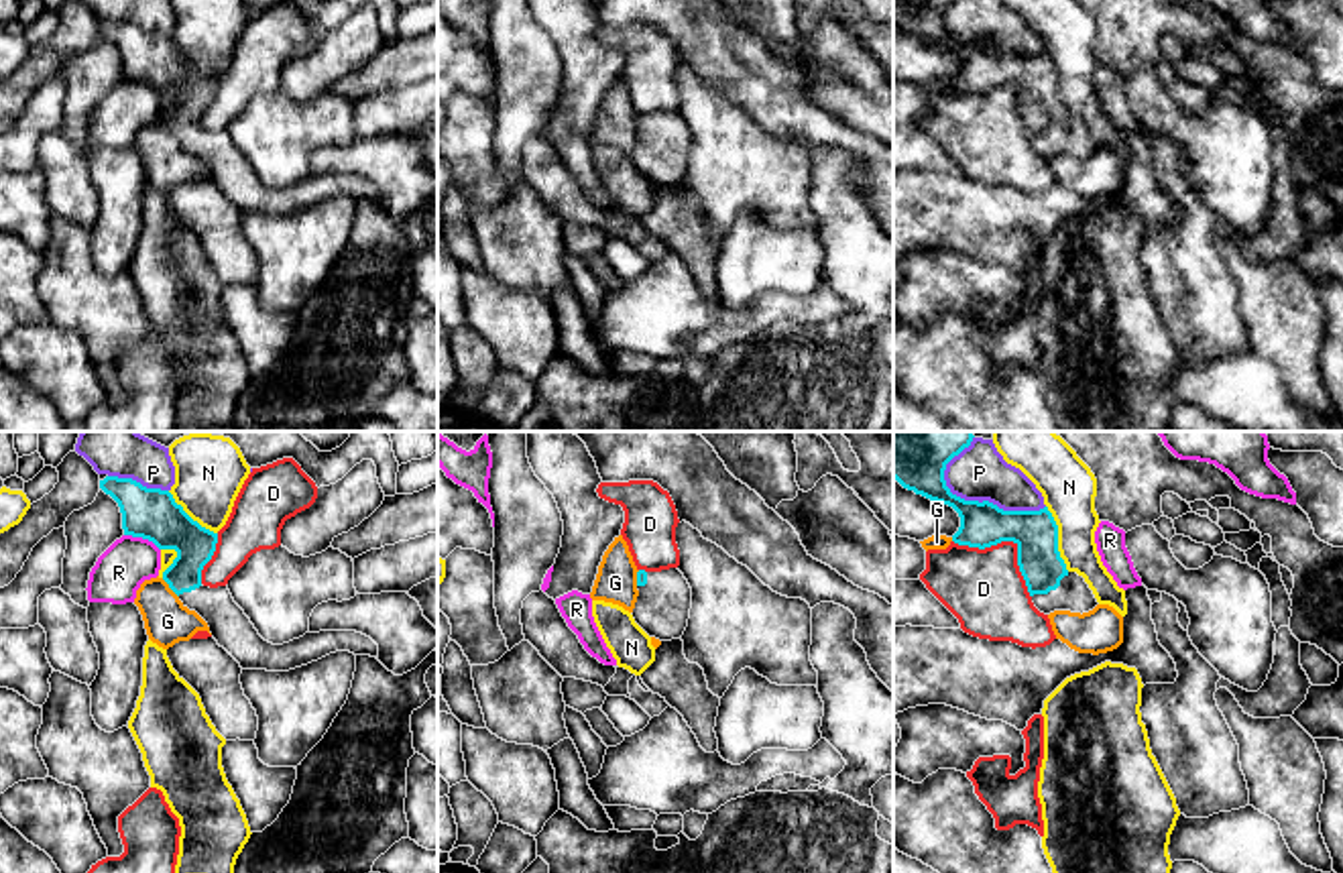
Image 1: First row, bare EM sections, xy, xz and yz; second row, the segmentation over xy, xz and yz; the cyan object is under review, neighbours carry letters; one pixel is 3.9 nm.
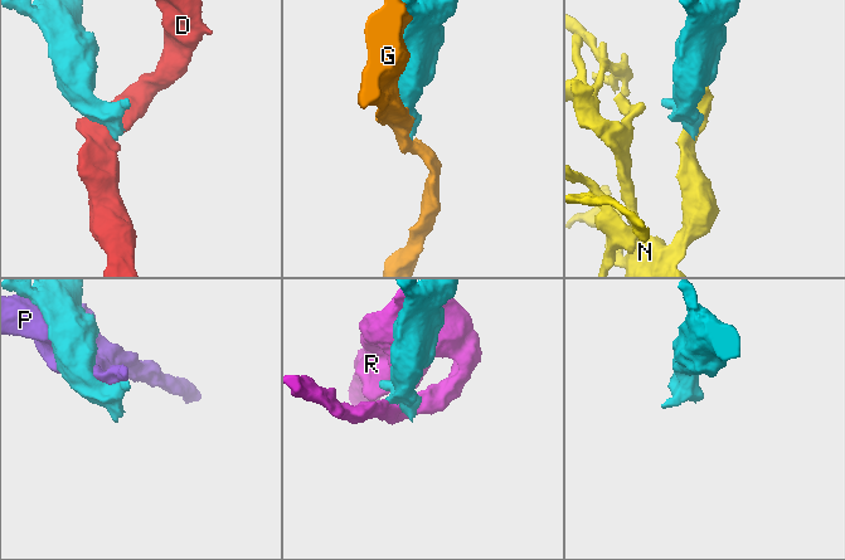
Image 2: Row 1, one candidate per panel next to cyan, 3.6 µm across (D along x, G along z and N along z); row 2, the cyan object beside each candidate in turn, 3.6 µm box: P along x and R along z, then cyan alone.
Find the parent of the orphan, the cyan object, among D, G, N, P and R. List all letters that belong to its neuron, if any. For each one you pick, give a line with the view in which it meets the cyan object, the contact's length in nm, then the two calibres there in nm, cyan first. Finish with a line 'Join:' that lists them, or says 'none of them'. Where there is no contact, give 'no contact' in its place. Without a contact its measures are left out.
Join: none of them

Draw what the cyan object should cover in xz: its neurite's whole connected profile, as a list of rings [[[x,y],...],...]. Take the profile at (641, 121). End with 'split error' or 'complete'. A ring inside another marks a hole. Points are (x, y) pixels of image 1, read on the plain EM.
[[[678,112],[637,116],[635,167],[659,185],[680,183],[688,171],[692,132]]]; split error

